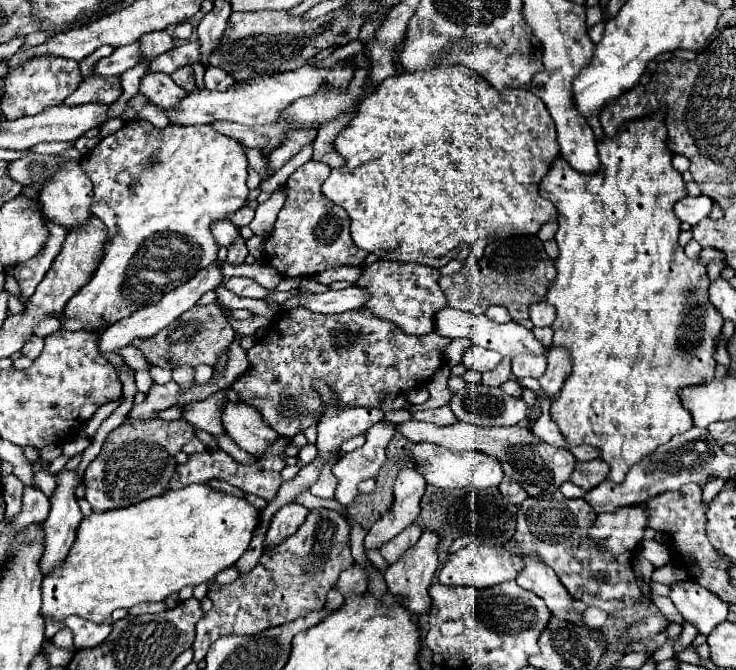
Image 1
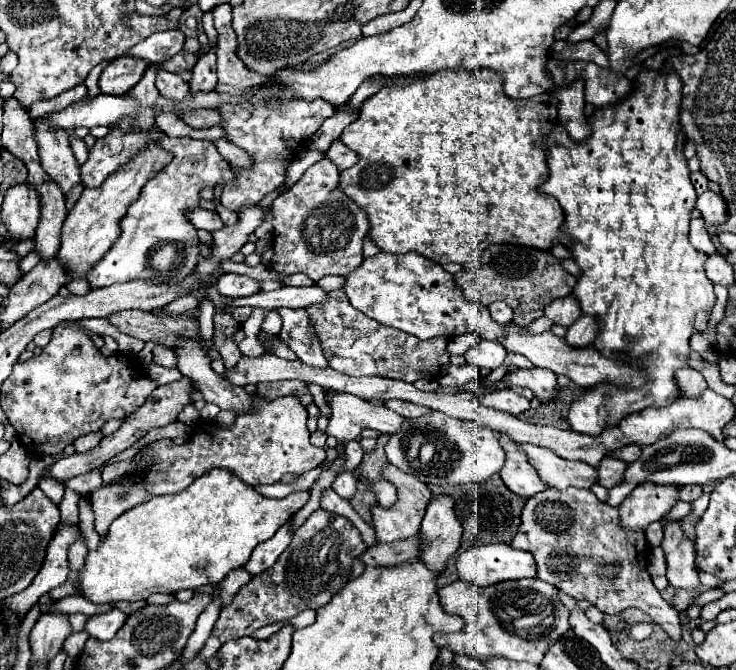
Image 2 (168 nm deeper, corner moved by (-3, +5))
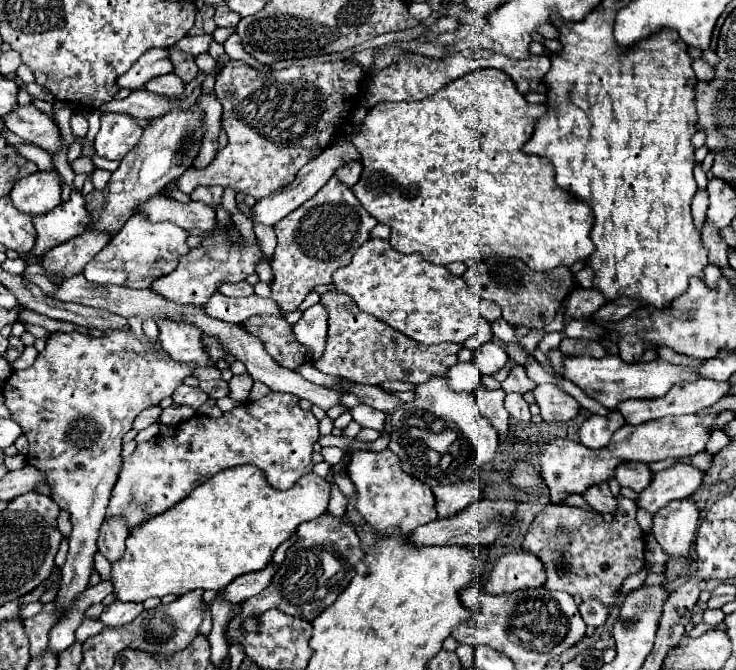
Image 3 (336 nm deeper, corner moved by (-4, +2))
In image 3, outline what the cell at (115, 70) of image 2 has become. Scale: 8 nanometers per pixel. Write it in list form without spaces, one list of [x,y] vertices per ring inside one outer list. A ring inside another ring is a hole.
[[[164,48],[148,50],[140,60],[132,64],[124,76],[118,76],[118,88],[128,88],[128,90],[140,90],[144,84],[156,76],[172,72],[172,62],[170,62],[170,52]]]

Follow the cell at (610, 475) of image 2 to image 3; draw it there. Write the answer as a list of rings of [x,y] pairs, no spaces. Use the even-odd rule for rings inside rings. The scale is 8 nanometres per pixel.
[[[624,462],[624,464],[620,464],[616,468],[614,478],[618,480],[620,486],[628,486],[634,492],[642,492],[650,484],[652,472],[650,472],[650,468],[646,464],[640,464],[640,462]]]

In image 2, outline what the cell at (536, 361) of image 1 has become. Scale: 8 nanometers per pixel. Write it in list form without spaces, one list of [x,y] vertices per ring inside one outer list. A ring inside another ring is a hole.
[[[535,367],[535,369],[519,369],[519,371],[511,373],[511,375],[507,375],[499,383],[491,384],[482,382],[481,384],[484,387],[496,386],[500,389],[503,389],[503,387],[529,387],[541,403],[553,401],[557,397],[557,393],[559,393],[557,375],[551,373],[549,369],[541,369],[541,367]]]

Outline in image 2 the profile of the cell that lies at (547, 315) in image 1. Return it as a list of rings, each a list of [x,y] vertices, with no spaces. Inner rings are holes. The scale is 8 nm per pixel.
[[[567,295],[559,301],[553,301],[551,305],[547,305],[545,309],[545,317],[553,319],[557,325],[569,327],[571,323],[575,323],[581,317],[581,307],[579,301],[573,295]]]

